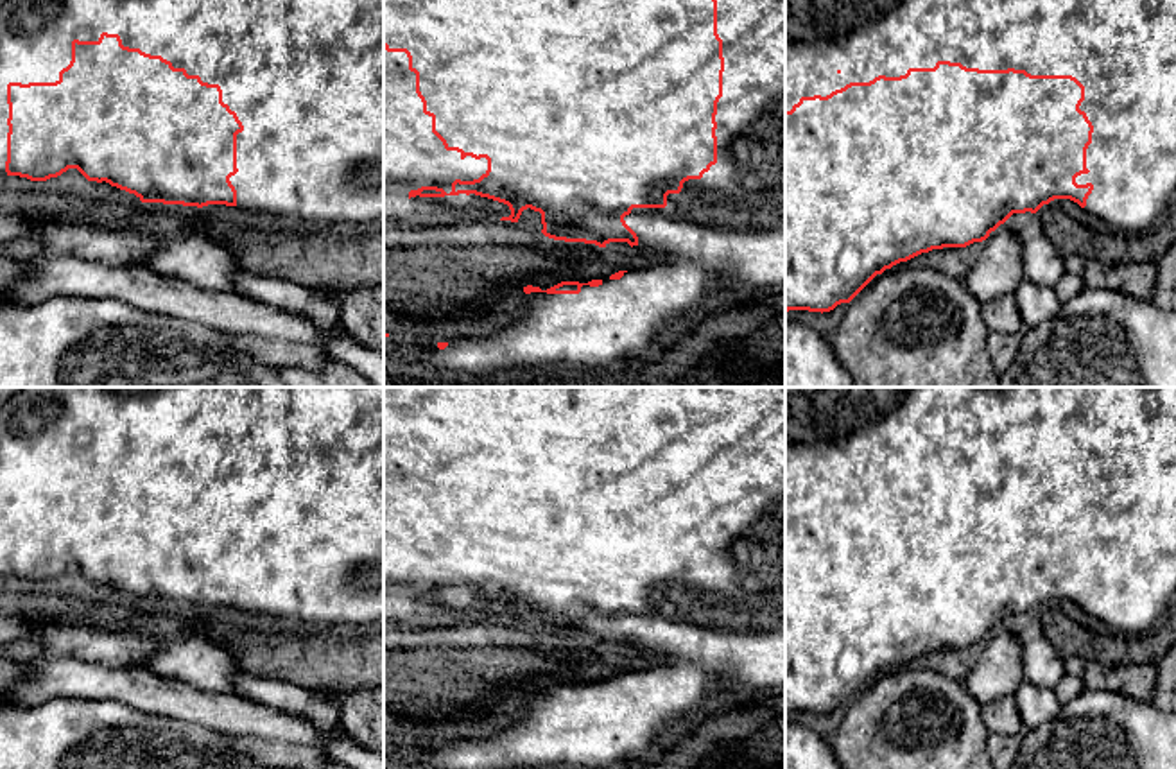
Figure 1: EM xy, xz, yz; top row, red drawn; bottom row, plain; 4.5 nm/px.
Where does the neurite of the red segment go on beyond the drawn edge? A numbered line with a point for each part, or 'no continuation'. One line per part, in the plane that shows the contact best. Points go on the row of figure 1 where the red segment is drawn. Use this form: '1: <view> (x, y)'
1: xy (305, 77)

